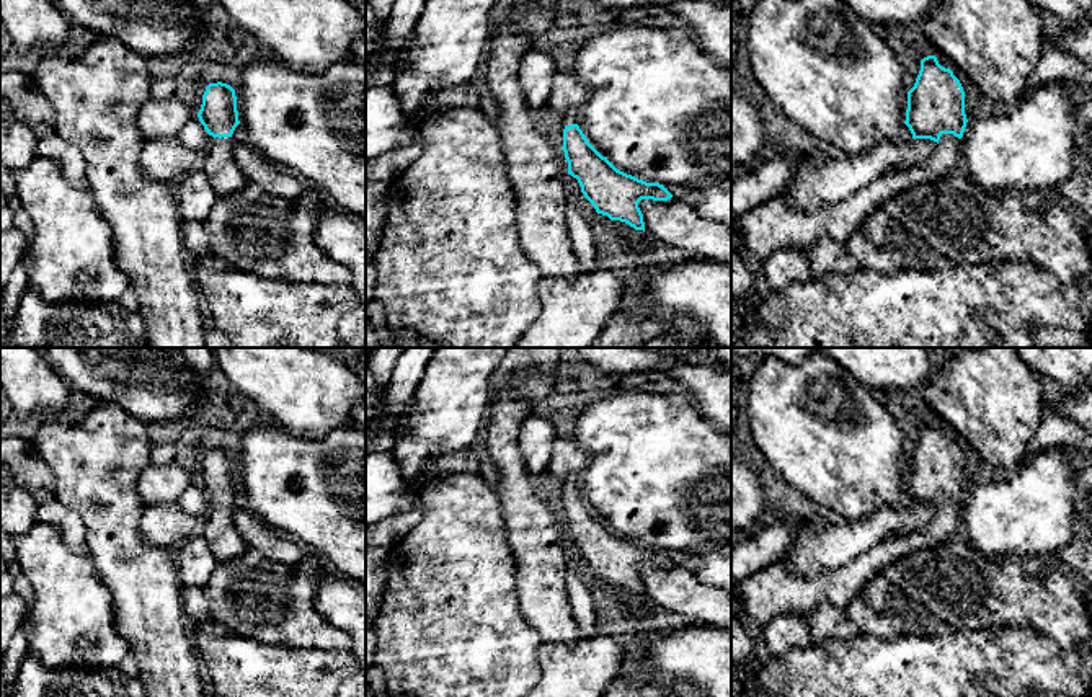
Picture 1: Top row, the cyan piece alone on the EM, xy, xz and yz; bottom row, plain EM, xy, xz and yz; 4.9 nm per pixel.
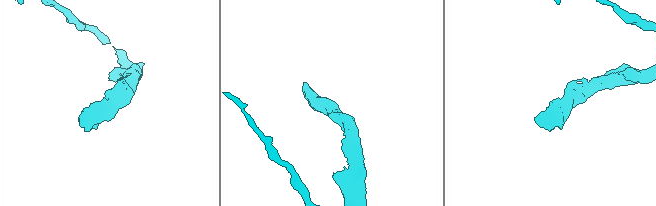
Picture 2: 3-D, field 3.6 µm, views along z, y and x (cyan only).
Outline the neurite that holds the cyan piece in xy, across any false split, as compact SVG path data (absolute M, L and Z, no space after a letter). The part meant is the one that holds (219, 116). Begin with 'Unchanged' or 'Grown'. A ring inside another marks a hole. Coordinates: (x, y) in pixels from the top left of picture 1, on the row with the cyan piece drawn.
Grown. M222 82L209 83L198 118L214 137L202 152L199 168L207 175L217 198L240 191L246 178L233 160L232 134L240 124L235 90Z

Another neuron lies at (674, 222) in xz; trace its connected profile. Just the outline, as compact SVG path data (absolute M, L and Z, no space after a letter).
M684 198L641 199L638 207L650 238L699 253L710 261L731 264L731 230L700 217Z

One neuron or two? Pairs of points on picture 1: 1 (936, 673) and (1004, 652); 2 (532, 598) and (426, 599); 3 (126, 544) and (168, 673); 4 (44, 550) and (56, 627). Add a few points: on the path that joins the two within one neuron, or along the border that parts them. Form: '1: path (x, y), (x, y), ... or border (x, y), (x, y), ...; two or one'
1: path (952, 658), (965, 652), (988, 652); one
2: border (514, 560), (518, 608), (537, 630); two
3: path (139, 577), (147, 593), (149, 616), (162, 640); one
4: path (54, 570), (56, 608); one

